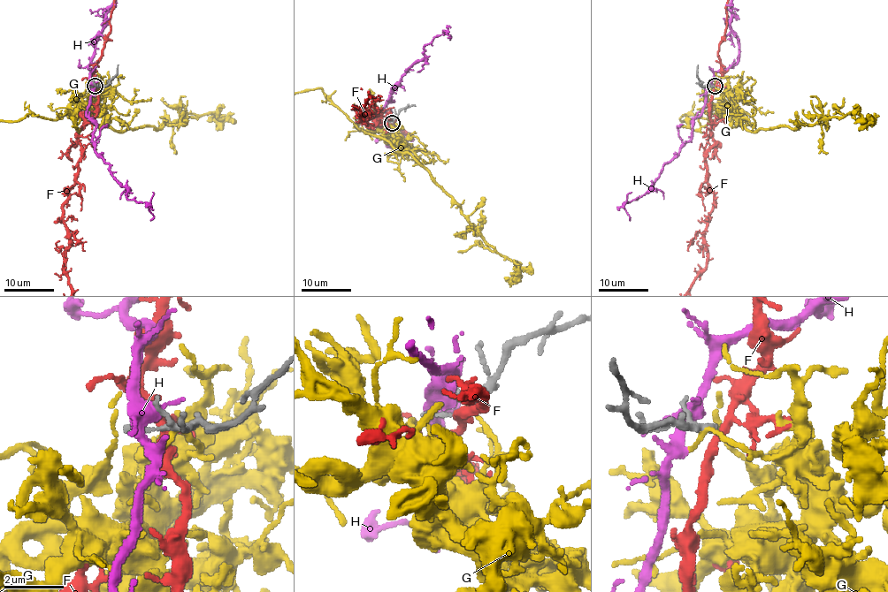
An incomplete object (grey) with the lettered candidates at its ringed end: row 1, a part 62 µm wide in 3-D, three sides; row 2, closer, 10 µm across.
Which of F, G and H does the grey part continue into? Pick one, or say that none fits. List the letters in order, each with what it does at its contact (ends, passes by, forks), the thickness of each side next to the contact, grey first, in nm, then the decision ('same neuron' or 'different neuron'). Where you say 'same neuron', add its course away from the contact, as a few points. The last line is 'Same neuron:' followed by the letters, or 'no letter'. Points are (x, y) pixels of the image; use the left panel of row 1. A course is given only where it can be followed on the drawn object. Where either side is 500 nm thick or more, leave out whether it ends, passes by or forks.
F: it forks there; 160 nm thick on the grey side, 240 nm on the other; different neuron
G: it ends there; 190 nm thick on the grey side, 170 nm on the other; different neuron
H: it forks there; 160 nm thick on the grey side, 360 nm on the other; different neuron
Same neuron: no letter

